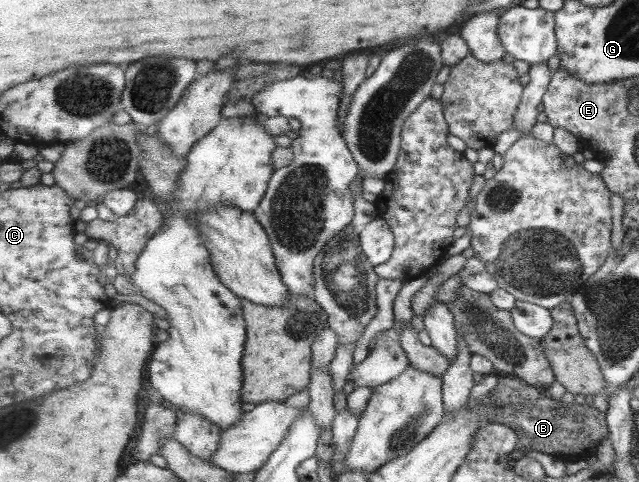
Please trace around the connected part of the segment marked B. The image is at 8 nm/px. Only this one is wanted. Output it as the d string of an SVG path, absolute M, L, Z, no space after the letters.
M500 374L497 386L490 392L495 414L489 417L489 421L511 427L522 443L520 449L525 447L525 451L536 450L564 460L574 460L574 457L584 460L589 455L595 455L599 439L609 437L606 412L585 403L566 404L554 400L548 393L532 387L516 375Z

